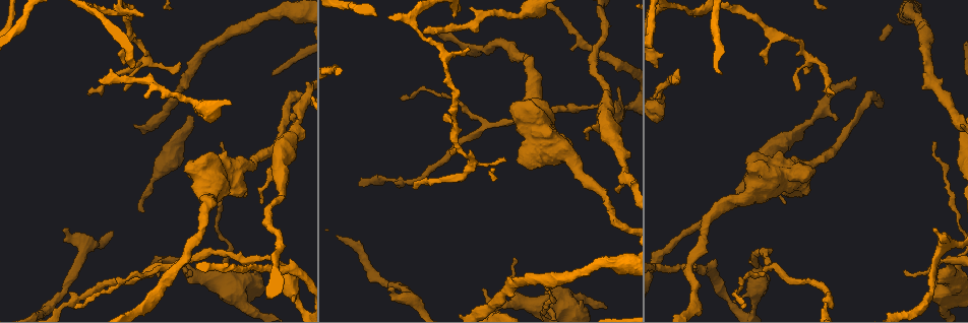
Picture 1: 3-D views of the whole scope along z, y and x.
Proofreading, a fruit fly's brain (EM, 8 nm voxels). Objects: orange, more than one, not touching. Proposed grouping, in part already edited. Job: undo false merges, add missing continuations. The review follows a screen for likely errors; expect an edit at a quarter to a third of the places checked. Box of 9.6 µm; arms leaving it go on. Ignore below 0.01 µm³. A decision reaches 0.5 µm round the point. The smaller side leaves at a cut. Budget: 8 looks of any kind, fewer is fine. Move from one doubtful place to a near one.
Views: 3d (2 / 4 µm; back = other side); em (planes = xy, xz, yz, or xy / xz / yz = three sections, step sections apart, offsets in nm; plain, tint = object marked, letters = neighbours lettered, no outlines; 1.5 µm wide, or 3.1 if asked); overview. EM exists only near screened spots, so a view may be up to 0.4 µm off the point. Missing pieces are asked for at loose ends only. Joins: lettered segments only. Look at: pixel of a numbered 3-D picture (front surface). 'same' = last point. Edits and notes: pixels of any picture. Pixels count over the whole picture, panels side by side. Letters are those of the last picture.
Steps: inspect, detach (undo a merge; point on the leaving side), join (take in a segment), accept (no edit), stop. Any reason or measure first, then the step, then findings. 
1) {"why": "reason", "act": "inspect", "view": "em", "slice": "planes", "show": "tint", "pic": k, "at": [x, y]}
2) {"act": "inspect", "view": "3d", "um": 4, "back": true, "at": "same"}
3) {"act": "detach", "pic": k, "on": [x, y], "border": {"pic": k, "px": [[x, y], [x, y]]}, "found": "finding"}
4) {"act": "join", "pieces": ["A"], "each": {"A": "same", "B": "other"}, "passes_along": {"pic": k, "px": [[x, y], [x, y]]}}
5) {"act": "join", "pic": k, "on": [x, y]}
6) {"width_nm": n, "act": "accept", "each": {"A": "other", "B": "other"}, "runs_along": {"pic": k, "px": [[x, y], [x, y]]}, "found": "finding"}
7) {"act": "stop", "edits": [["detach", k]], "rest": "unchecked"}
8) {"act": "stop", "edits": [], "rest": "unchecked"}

{"why": "branch stops here", "act": "inspect", "view": "3d", "um": 4, "pic": 1, "at": [395, 289]}

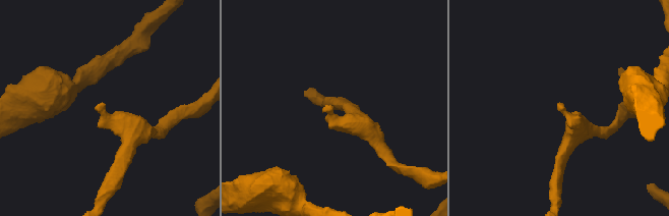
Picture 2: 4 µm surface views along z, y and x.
{"act": "inspect", "view": "em", "slice": "xy", "step": 8, "show": "tint", "pic": 2, "at": [557, 104]}

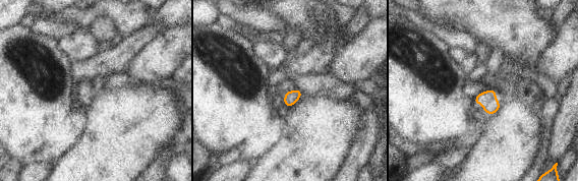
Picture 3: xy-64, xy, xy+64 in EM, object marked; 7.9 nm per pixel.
{"act": "inspect", "view": "em", "slice": "planes", "show": "letters", "at": "same"}

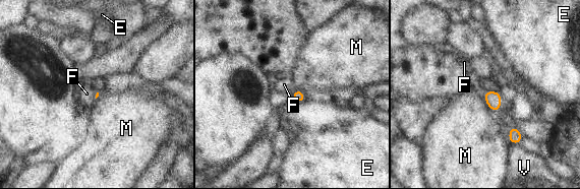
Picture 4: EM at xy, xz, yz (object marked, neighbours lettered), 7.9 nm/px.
{"act": "accept", "each": {"E": "other", "F": "other", "M": "other", "V": "other"}, "border": {"pic": 4, "px": [[485, 91], [483, 97]]}, "found": "no lettered segment goes on from it"}

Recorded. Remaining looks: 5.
{"act": "inspect", "view": "3d", "um": 4, "pic": 1, "at": [485, 291]}

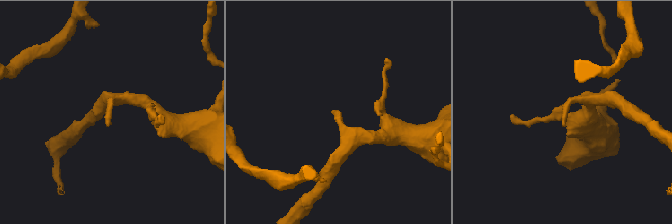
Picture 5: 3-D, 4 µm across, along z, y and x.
{"why": "now the EM", "act": "inspect", "view": "em", "slice": "yz", "step": 4, "show": "letters", "pic": 5, "at": [336, 114]}

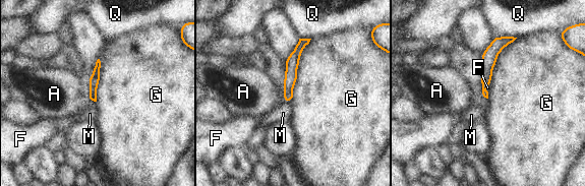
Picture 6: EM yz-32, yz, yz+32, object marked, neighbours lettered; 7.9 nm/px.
{"act": "inspect", "view": "em", "slice": "planes", "show": "letters", "at": "same"}

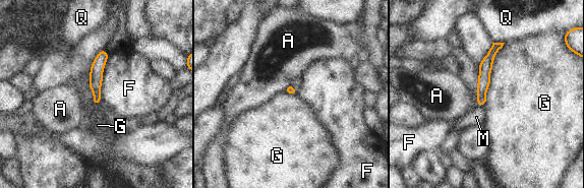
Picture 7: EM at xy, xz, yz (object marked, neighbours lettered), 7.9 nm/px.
{"width_nm": 100, "act": "join", "pieces": ["M"], "each": {"A": "other", "F": "other", "G": "other", "M": "same", "Q": "other"}, "passes_along": {"pic": 7, "px": [[484, 74], [480, 105], [476, 117]]}, "found": "it goes on there"}

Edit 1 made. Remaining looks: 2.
{"why": "thin neck", "act": "inspect", "view": "em", "slice": "planes", "show": "letters", "pic": 1, "at": [592, 107]}

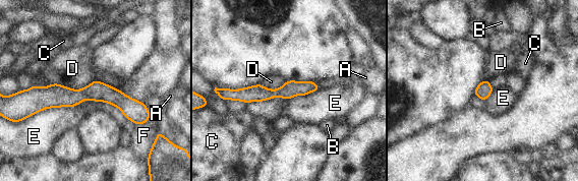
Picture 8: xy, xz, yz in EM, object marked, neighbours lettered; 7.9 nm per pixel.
{"act": "accept", "each": {"A": "other", "B": "other", "C": "other", "D": "other", "E": "other", "F": "other"}, "found": "all the same cell"}

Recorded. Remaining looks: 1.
{"act": "stop", "edits": [["join", 7]], "rest": "unchecked"}

